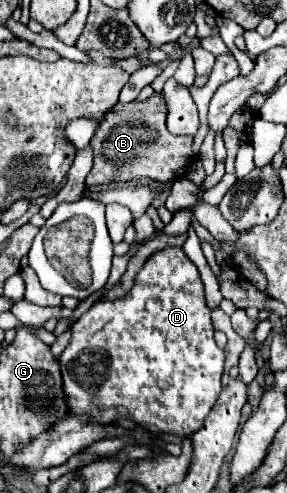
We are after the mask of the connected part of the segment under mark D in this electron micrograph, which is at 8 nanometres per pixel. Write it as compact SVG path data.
M156 251L150 255L128 295L92 305L70 331L70 343L60 355L70 413L92 413L100 423L116 423L118 417L128 417L150 429L150 433L192 435L200 429L222 391L220 379L226 369L226 353L214 343L214 327L200 273L186 257L180 257L180 251Z

